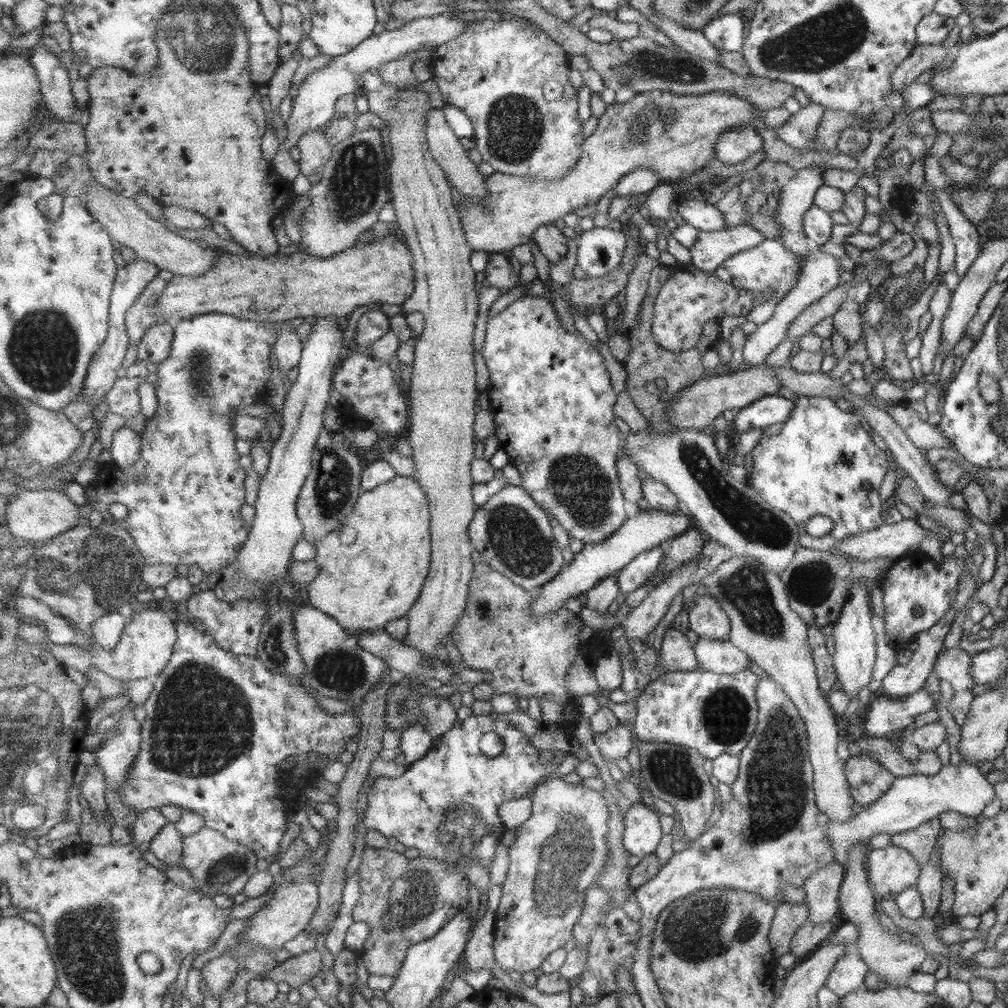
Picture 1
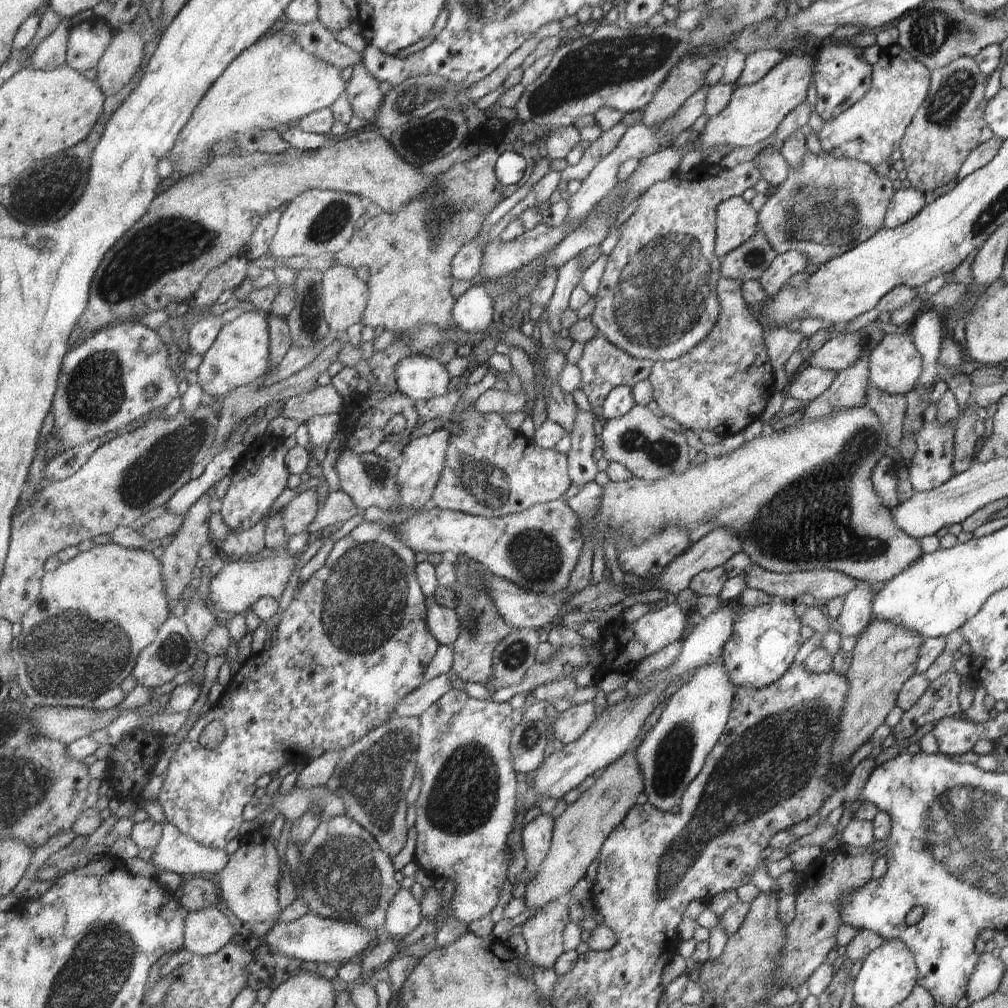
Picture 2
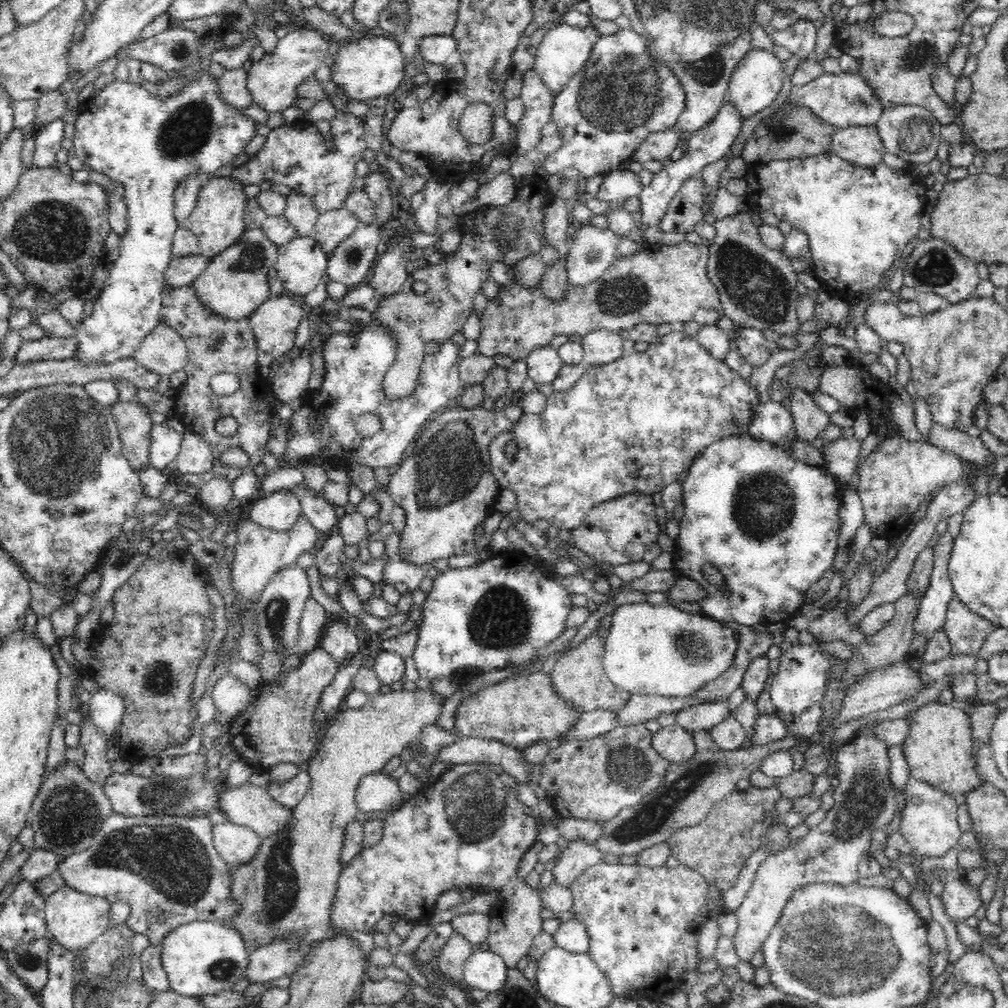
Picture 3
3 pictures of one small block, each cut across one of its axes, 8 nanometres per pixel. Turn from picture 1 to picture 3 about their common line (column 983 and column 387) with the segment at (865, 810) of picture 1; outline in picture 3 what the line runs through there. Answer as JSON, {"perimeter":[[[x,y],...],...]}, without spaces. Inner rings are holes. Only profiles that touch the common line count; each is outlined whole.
{"perimeter":[[[379,771],[360,779],[355,792],[359,811],[374,812],[397,804],[402,790],[398,788],[397,780],[390,779],[388,775]]]}

